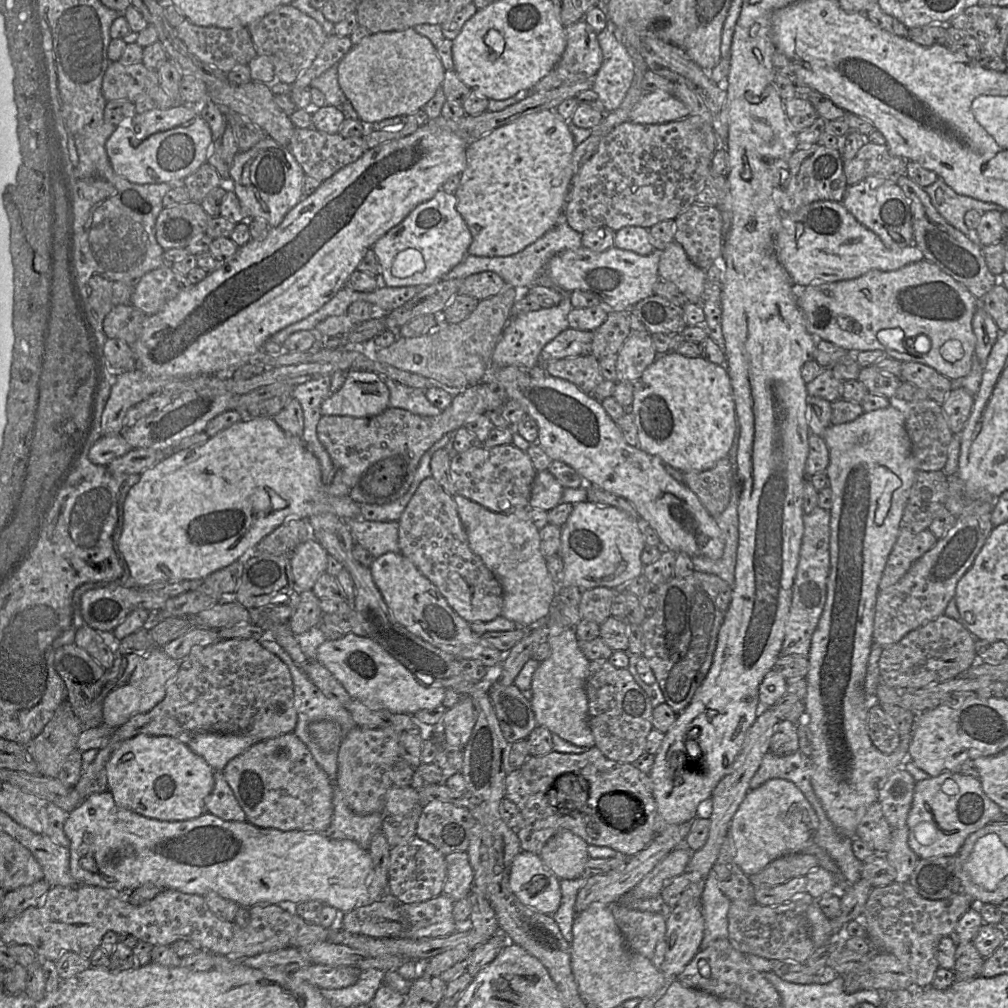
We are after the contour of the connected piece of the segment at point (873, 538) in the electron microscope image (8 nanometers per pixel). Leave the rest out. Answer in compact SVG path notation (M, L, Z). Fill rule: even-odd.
M892 402L888 407L864 412L851 422L830 425L822 435L829 449L829 465L825 472L829 479L829 486L832 491L832 505L830 512L830 572L827 580L827 598L824 609L820 616L818 625L812 635L810 650L808 654L808 672L805 677L807 682L807 692L804 698L805 717L809 729L809 741L811 743L811 760L813 763L813 775L811 784L813 790L822 804L827 817L832 822L836 830L845 837L855 838L857 826L868 807L877 802L878 790L883 781L895 770L902 768L902 764L908 759L908 749L911 742L911 734L901 737L899 745L890 754L883 754L871 742L868 735L867 720L868 710L876 704L876 696L867 698L864 691L864 681L867 670L868 657L873 641L873 623L875 606L879 593L879 583L883 570L887 563L892 548L899 536L900 528L903 525L902 517L906 507L910 490L917 472L915 460L912 454L911 442L905 427L905 416L900 407L900 403Z

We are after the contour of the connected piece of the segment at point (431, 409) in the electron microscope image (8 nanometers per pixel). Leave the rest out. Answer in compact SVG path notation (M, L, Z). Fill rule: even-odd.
M388 377L382 379L389 389L389 407L405 409L420 416L440 414L441 410L425 397L425 390L404 386Z

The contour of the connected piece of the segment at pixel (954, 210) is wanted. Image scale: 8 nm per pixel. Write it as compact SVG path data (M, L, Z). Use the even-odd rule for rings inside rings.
M938 178L933 184L923 188L931 199L932 205L941 216L954 228L967 236L973 236L973 232L964 221L966 212L977 210L981 213L998 210L1001 213L1006 210L997 204L982 202L980 200L957 194L942 179ZM937 189L942 190L942 197L937 197Z

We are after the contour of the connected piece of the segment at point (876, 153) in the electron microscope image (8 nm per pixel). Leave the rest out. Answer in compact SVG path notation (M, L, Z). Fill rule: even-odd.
M866 142L850 161L844 161L843 169L848 186L866 178L896 183L906 175L907 162L893 156L885 145Z

